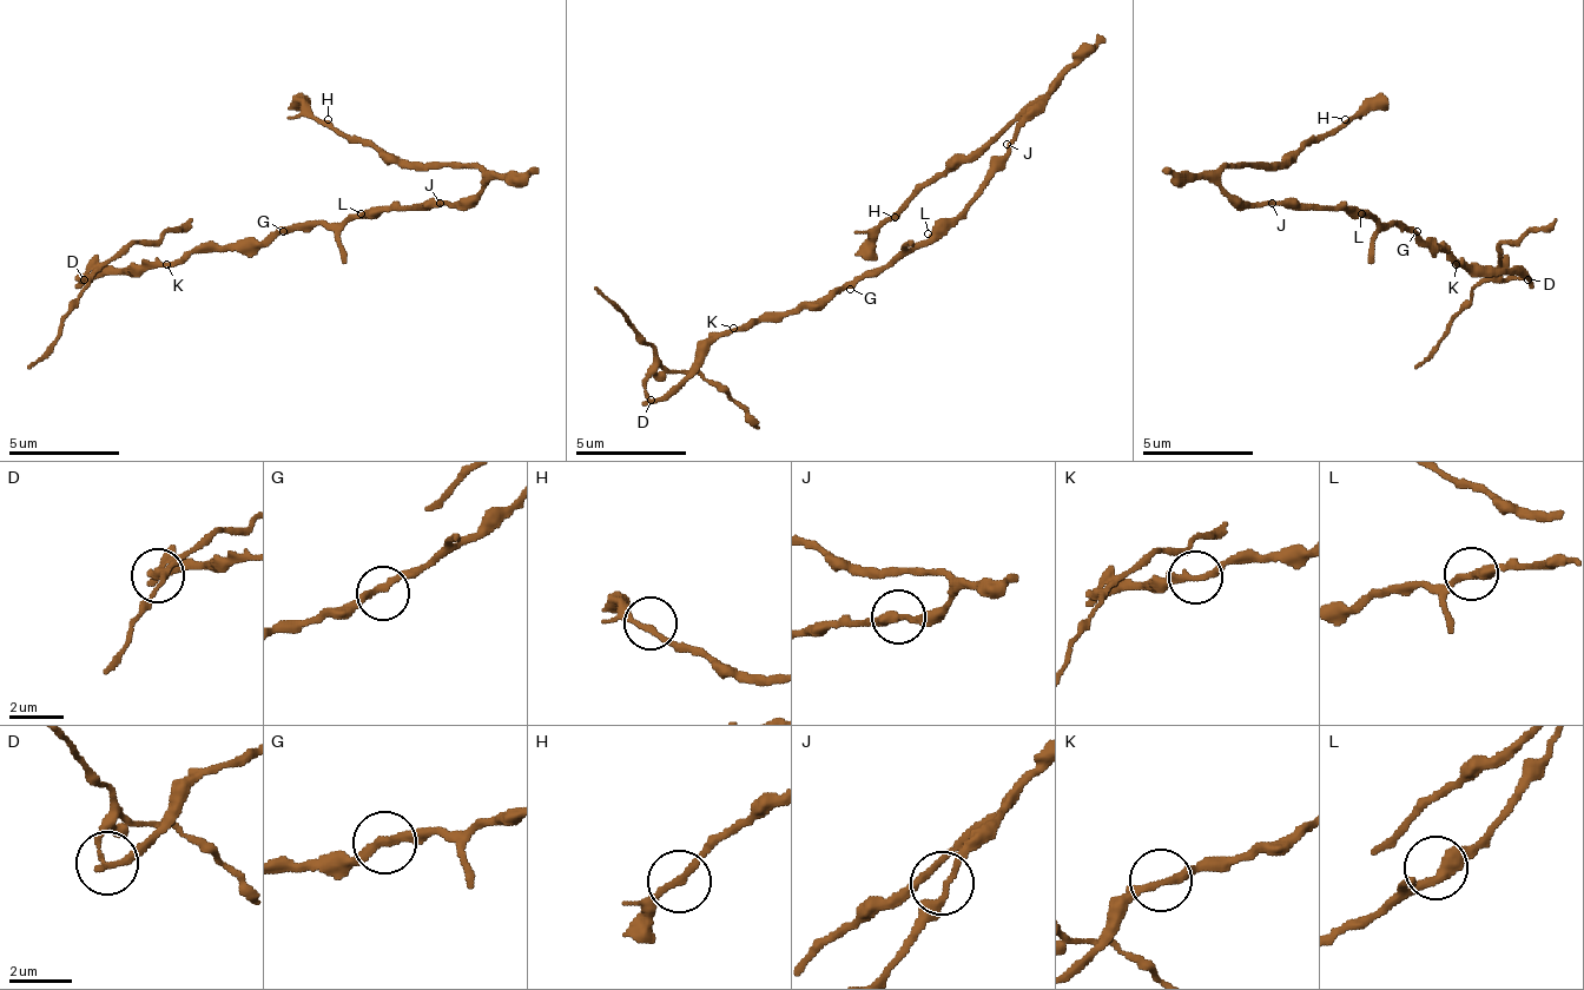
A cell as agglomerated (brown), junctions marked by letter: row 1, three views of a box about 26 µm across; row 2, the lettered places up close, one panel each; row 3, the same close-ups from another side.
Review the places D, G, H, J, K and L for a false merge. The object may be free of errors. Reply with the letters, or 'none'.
D

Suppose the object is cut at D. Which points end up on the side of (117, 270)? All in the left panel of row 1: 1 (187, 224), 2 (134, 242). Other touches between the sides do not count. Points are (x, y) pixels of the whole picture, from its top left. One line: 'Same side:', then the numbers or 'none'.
Same side: none

